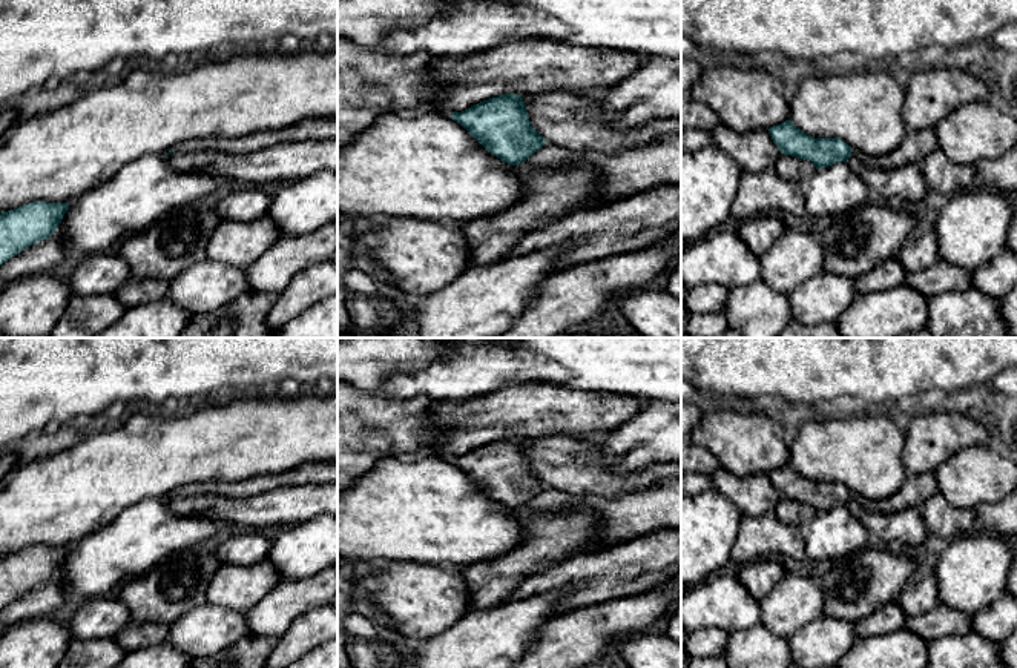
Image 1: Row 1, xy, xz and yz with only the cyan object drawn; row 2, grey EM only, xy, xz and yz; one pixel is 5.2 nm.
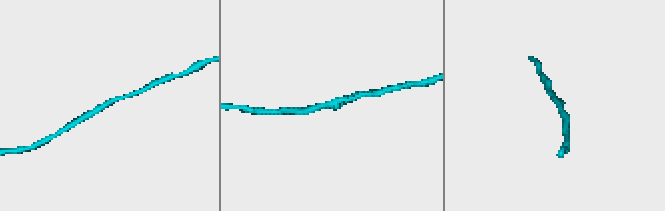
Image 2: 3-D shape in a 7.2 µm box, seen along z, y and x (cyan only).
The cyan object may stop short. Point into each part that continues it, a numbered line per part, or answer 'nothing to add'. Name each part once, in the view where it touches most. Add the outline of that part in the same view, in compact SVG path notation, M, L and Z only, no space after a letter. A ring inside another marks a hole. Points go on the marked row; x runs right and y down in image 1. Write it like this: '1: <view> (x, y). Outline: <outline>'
nothing to add

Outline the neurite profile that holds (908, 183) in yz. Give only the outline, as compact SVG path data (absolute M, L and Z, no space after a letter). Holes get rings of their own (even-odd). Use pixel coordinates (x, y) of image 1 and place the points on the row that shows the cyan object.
M853 155L848 164L871 189L873 197L885 200L899 197L907 206L914 206L923 201L930 190L919 164L884 170L864 166Z

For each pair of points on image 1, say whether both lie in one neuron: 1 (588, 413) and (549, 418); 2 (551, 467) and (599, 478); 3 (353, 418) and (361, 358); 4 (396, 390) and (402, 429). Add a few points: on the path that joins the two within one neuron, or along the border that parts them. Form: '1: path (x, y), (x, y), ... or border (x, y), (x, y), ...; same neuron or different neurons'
1: path (579, 413), (559, 413); same neuron
2: path (563, 467), (575, 467), (586, 475); same neuron
3: border (353, 386), (368, 392); different neurons
4: border (368, 392), (381, 398), (427, 396), (433, 404); different neurons

